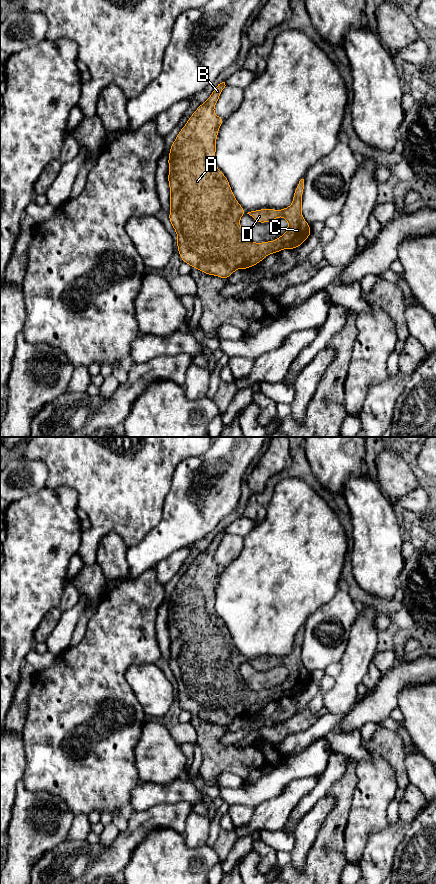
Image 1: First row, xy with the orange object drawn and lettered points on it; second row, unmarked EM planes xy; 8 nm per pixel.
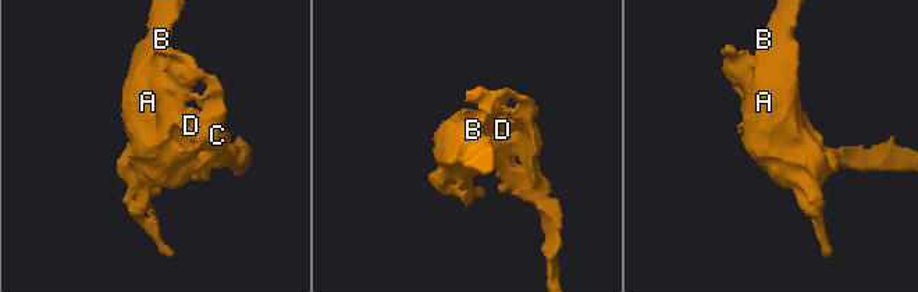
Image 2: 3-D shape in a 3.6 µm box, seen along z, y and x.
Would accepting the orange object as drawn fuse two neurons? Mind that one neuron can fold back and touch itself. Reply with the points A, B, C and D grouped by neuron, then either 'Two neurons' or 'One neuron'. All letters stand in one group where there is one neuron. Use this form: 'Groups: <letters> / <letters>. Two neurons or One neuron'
Groups: A B C D. One neuron

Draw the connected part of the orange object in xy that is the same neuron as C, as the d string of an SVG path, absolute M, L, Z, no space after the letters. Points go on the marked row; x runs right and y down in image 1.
M225 82L218 84L178 133L169 151L168 183L171 193L169 222L177 234L177 249L181 260L205 274L228 279L235 270L253 267L272 253L298 248L312 232L310 224L302 215L304 179L301 179L289 207L281 210L259 209L247 213L258 223L267 223L278 217L285 218L288 229L282 236L273 241L255 243L244 235L240 218L245 211L214 160L218 131L225 120L214 113L214 107L225 86Z

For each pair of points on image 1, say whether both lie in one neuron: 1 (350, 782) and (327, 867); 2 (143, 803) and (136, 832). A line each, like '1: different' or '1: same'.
1: same
2: different

